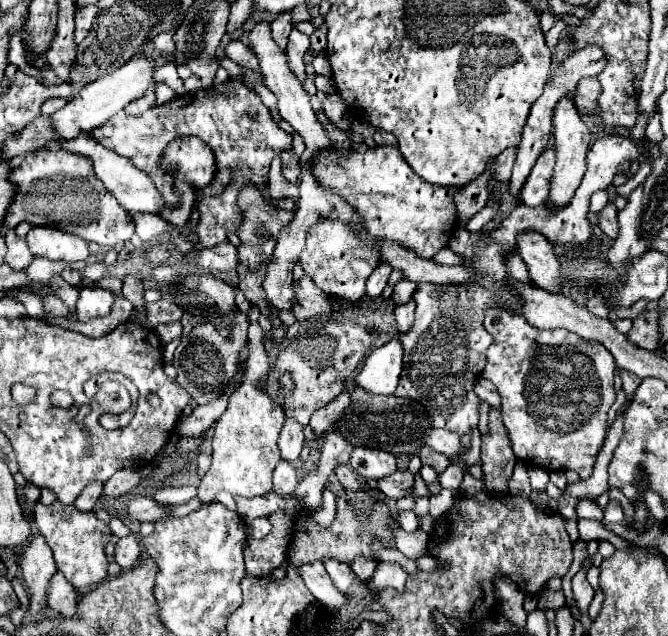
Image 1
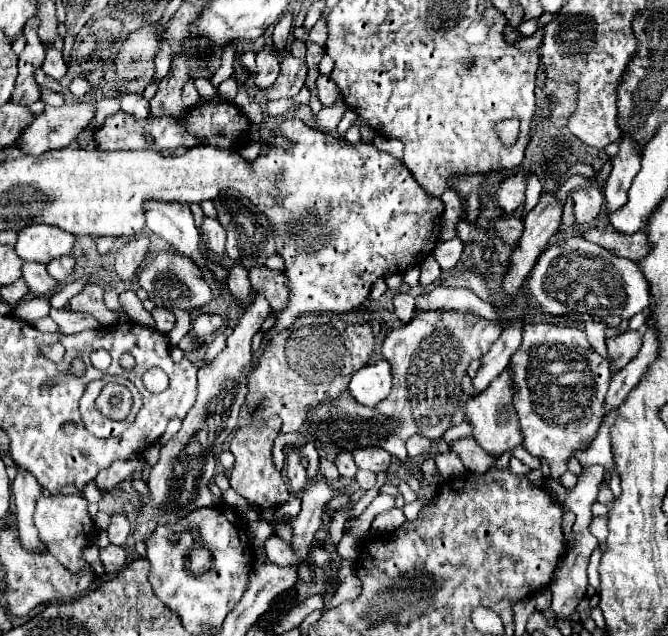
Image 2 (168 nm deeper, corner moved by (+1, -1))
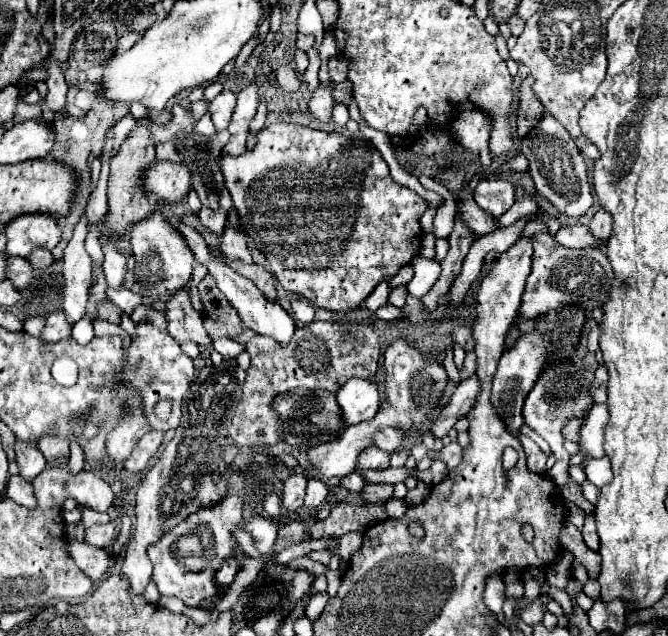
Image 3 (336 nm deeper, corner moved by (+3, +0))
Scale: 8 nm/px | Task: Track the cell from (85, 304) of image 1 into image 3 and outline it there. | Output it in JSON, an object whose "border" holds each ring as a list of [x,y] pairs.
{"border":[[[55,310],[53,314],[45,316],[45,326],[39,334],[39,338],[43,342],[59,342],[69,336],[71,336],[71,326],[67,324],[63,310]]]}

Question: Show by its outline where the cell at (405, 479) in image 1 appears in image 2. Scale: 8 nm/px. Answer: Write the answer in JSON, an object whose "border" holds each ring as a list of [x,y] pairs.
{"border":[[[357,471],[357,475],[355,475],[355,481],[359,483],[359,487],[361,487],[363,491],[367,491],[367,489],[375,487],[375,483],[377,483],[377,477],[375,477],[375,473],[371,473],[371,471]]]}

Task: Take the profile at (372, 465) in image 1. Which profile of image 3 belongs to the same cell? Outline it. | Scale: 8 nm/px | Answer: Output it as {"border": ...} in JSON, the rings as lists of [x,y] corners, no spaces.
{"border":[[[369,446],[359,454],[357,468],[361,468],[361,470],[387,470],[389,468],[389,454],[385,454],[377,446]]]}

